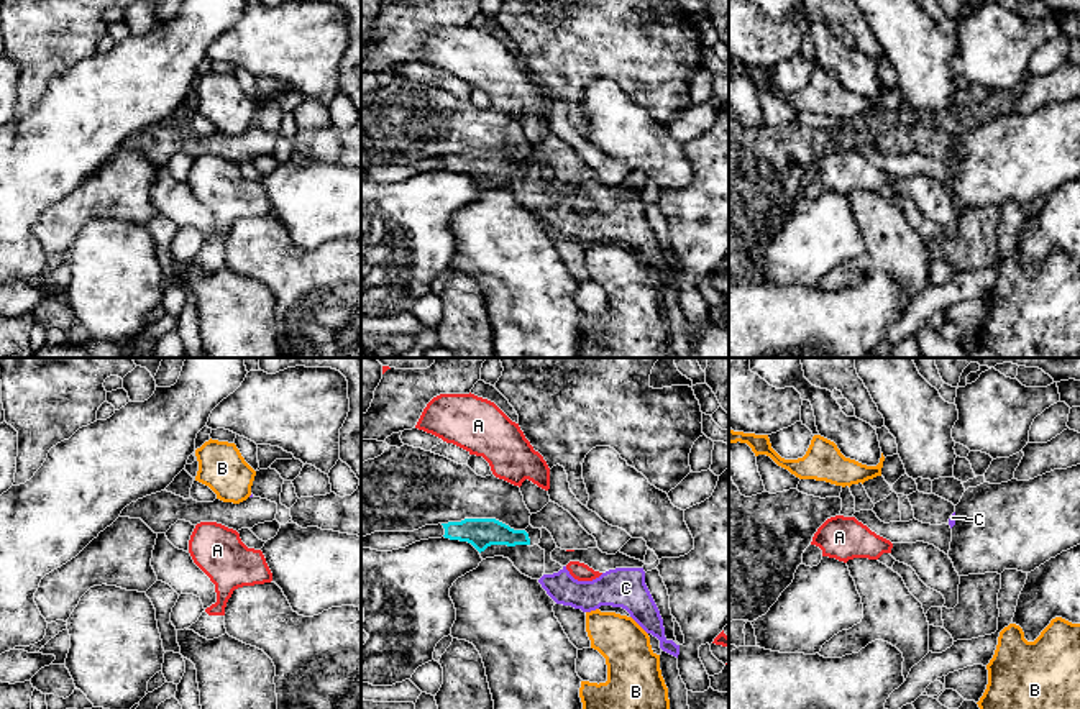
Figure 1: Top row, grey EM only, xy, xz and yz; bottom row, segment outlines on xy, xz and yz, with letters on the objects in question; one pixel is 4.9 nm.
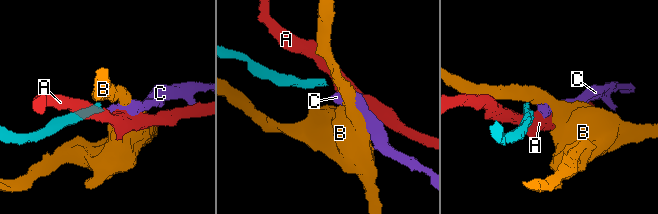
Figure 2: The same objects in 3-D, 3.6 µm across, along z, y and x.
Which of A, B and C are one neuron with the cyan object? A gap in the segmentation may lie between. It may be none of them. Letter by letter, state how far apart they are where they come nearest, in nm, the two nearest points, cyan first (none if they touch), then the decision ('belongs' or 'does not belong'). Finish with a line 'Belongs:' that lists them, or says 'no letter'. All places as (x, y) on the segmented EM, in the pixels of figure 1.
A: 190 nm | xz (529, 544), (567, 550) | does not belong
B: 440 nm | xz (529, 544), (586, 612) | does not belong
C: 170 nm | xz (529, 544), (544, 575) | belongs
Belongs: C

